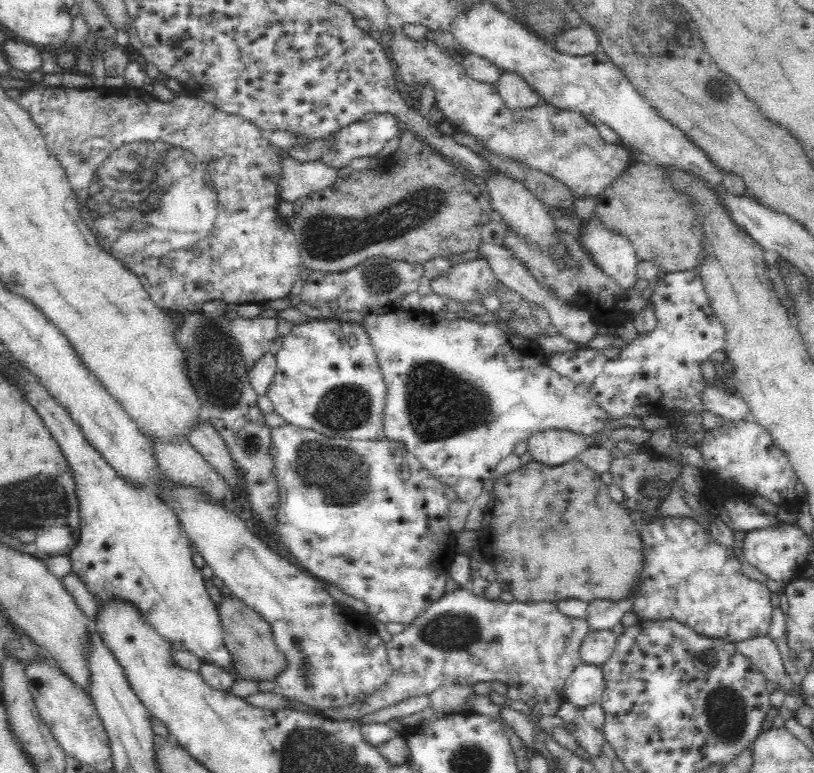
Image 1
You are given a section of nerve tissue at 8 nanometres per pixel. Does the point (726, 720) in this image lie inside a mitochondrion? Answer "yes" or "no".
yes

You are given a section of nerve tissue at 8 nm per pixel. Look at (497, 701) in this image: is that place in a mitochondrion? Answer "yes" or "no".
no

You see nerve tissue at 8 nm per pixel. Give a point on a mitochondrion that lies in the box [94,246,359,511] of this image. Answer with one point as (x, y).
(218, 360)

